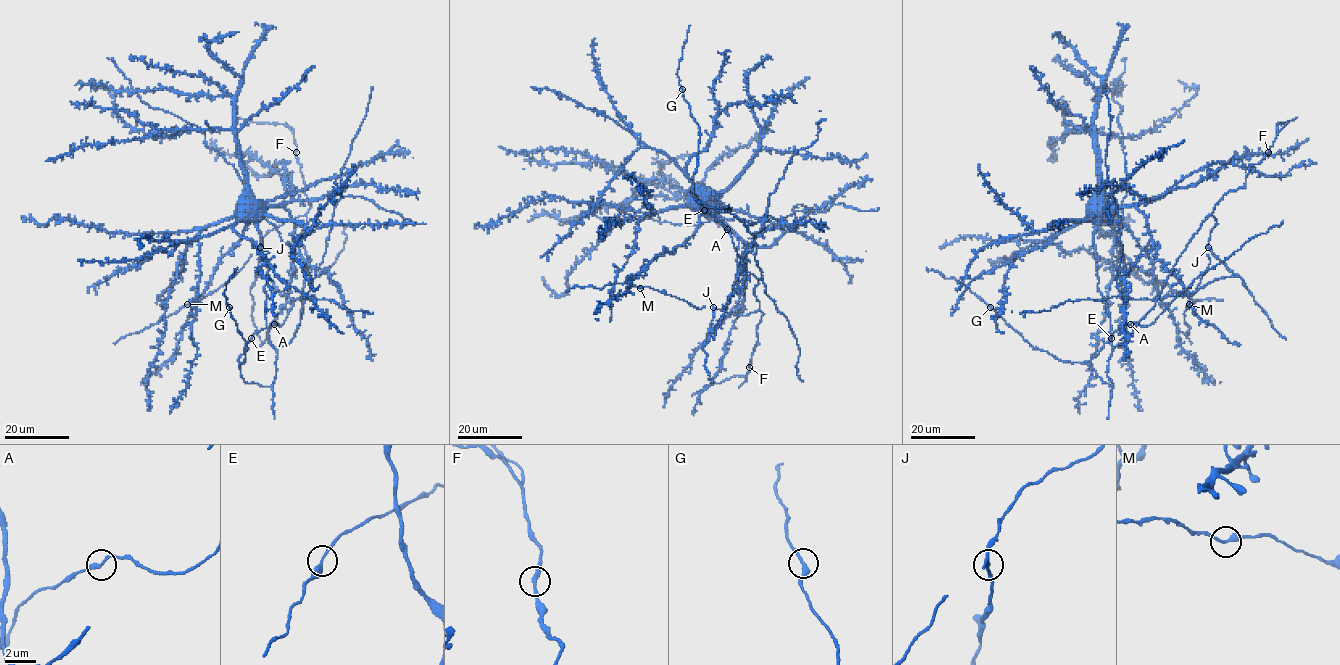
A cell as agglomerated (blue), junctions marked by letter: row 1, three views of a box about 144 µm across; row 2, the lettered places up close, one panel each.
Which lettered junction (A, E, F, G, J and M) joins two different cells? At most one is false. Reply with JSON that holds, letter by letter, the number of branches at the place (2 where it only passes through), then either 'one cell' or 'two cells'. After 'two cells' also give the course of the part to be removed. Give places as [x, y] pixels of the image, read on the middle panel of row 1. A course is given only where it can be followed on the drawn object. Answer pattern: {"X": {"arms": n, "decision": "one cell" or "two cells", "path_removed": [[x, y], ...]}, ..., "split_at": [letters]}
{"A": {"arms": 2, "decision": "one cell"}, "E": {"arms": 2, "decision": "one cell"}, "F": {"arms": 2, "decision": "one cell"}, "G": {"arms": 2, "decision": "one cell"}, "J": {"arms": 2, "decision": "two cells"}, "M": {"arms": 2, "decision": "one cell"}, "split_at": ["J"]}

